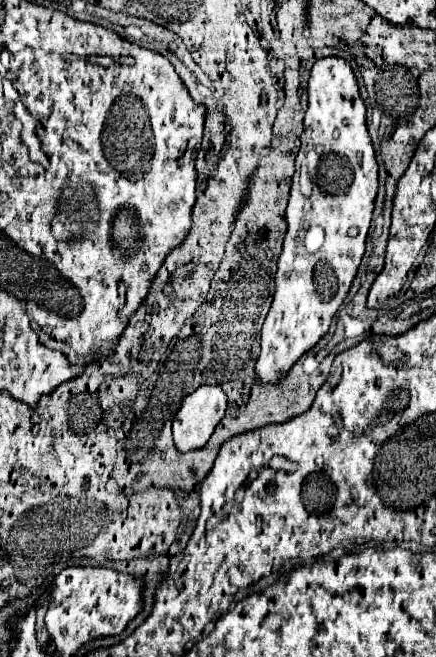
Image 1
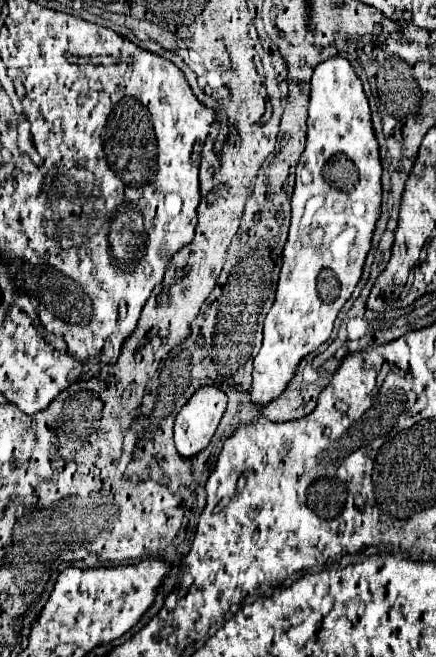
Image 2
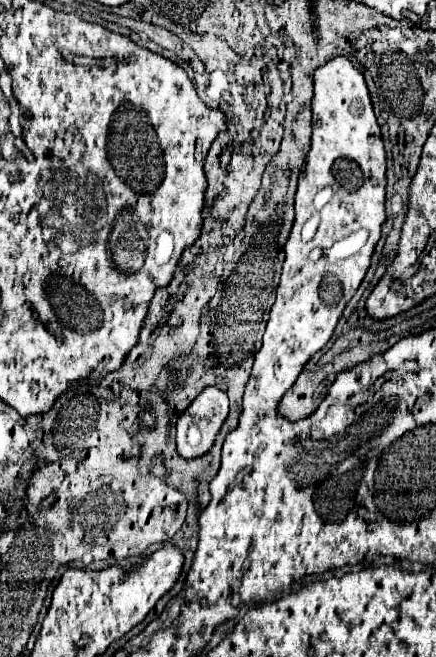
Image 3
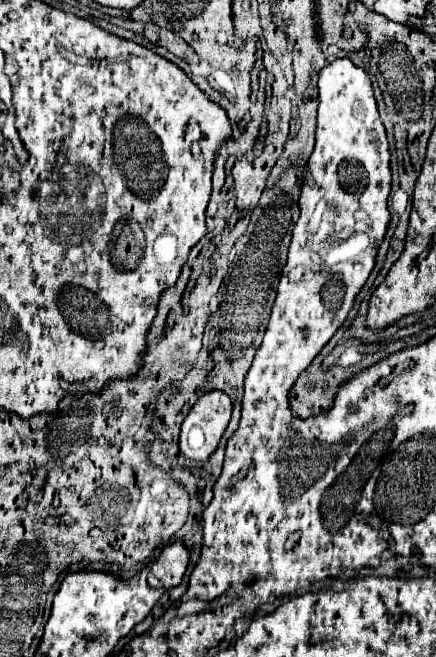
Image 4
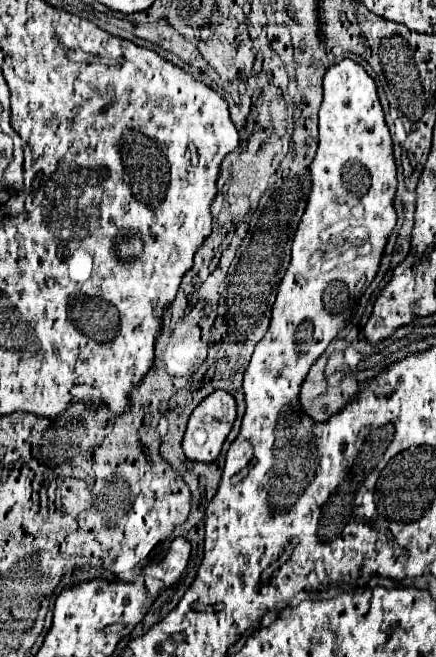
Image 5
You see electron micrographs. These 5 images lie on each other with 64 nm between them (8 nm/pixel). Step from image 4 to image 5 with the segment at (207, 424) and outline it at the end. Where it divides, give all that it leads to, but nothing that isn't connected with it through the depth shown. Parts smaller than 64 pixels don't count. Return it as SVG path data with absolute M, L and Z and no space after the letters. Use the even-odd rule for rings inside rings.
M216 390L212 392L208 398L204 398L192 412L186 434L184 434L184 454L190 460L198 460L198 462L214 462L220 456L222 444L226 442L232 424L236 420L236 400L230 392L226 390Z

